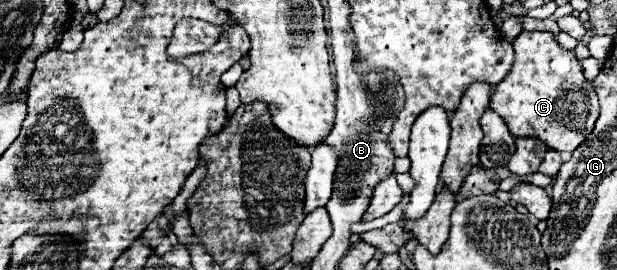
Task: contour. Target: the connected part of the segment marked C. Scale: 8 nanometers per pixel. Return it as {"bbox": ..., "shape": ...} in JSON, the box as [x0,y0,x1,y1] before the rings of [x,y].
{"bbox":[490,31,600,153],"shape":[[[524,31],[512,45],[516,61],[490,97],[492,111],[504,119],[514,137],[534,137],[544,141],[548,149],[572,153],[592,133],[600,113],[594,85],[584,79],[574,51],[562,49],[552,33]]]}

